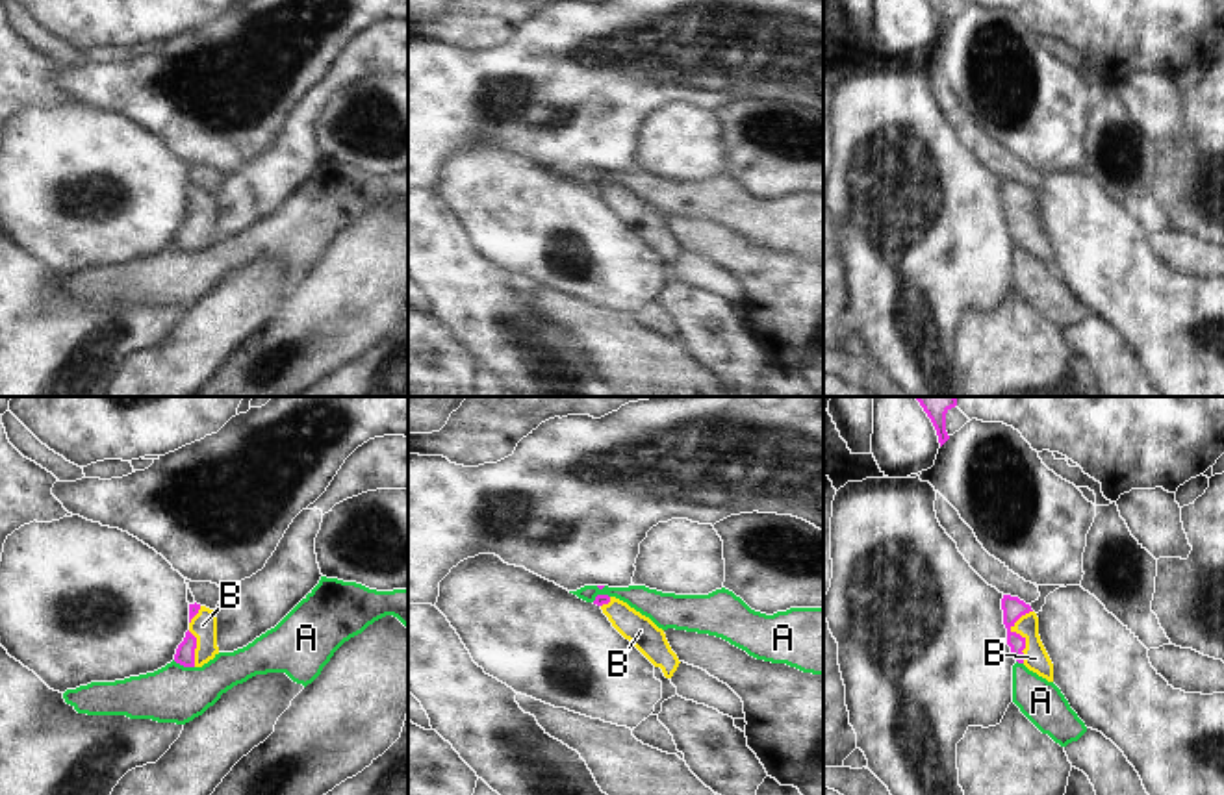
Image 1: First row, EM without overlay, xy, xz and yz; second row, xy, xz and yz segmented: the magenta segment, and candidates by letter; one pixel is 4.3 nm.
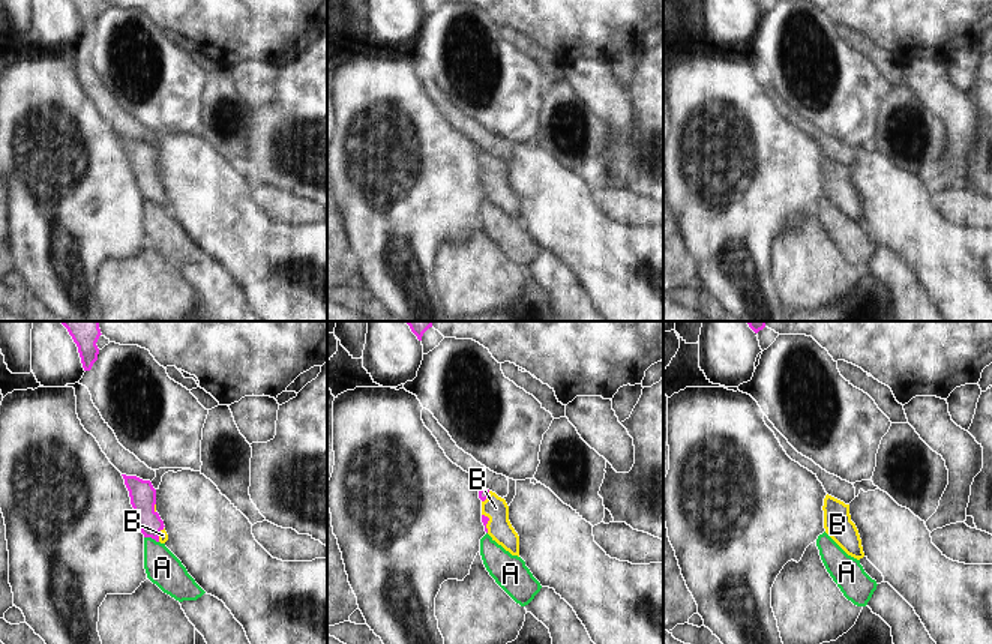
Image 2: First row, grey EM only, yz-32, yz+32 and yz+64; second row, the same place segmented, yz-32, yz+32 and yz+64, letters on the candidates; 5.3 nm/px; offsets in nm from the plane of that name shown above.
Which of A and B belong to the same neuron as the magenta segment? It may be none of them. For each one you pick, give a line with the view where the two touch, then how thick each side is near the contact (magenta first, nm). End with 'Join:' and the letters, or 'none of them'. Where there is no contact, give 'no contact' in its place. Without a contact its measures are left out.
B: meets magenta in yz; 100 nm thick on the magenta side, 110 nm on the other
Join: B

